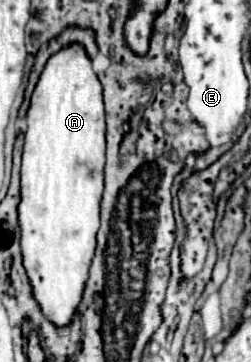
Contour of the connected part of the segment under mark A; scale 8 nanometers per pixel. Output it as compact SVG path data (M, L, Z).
M69 44L51 54L31 94L27 110L27 132L21 156L21 202L17 206L21 226L21 256L33 298L43 316L57 328L69 326L83 298L89 266L97 248L99 206L103 196L105 166L105 112L101 82L81 44Z

